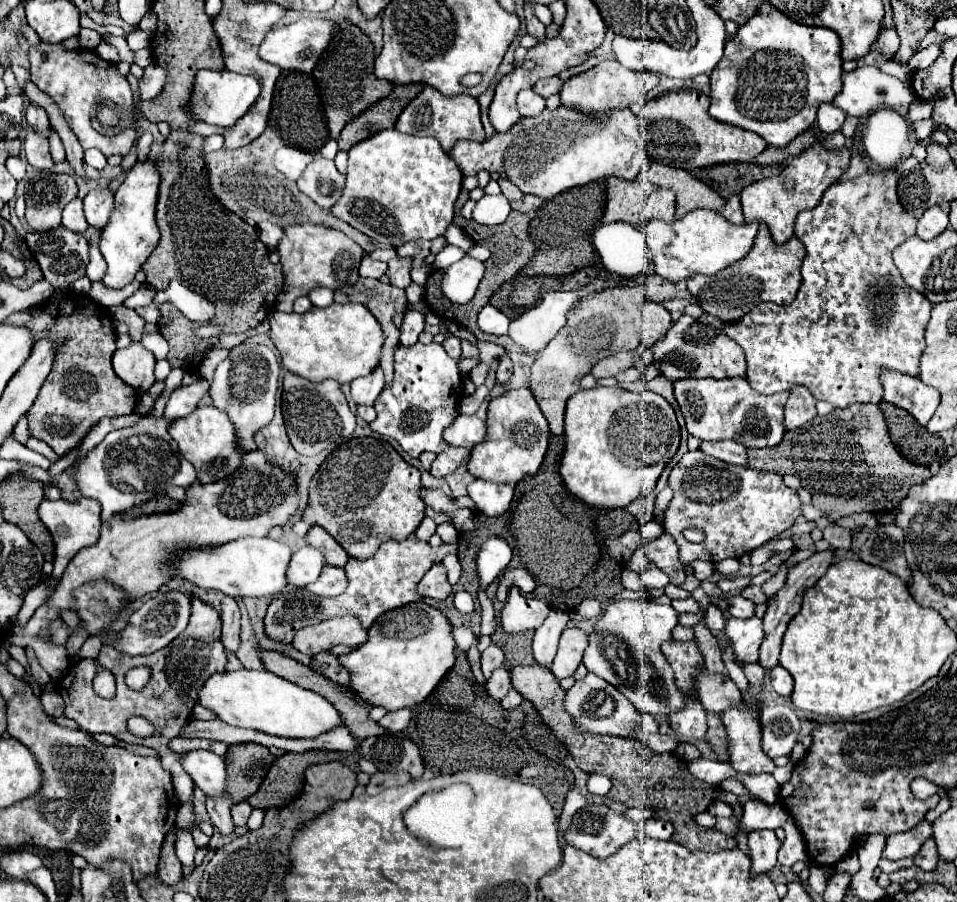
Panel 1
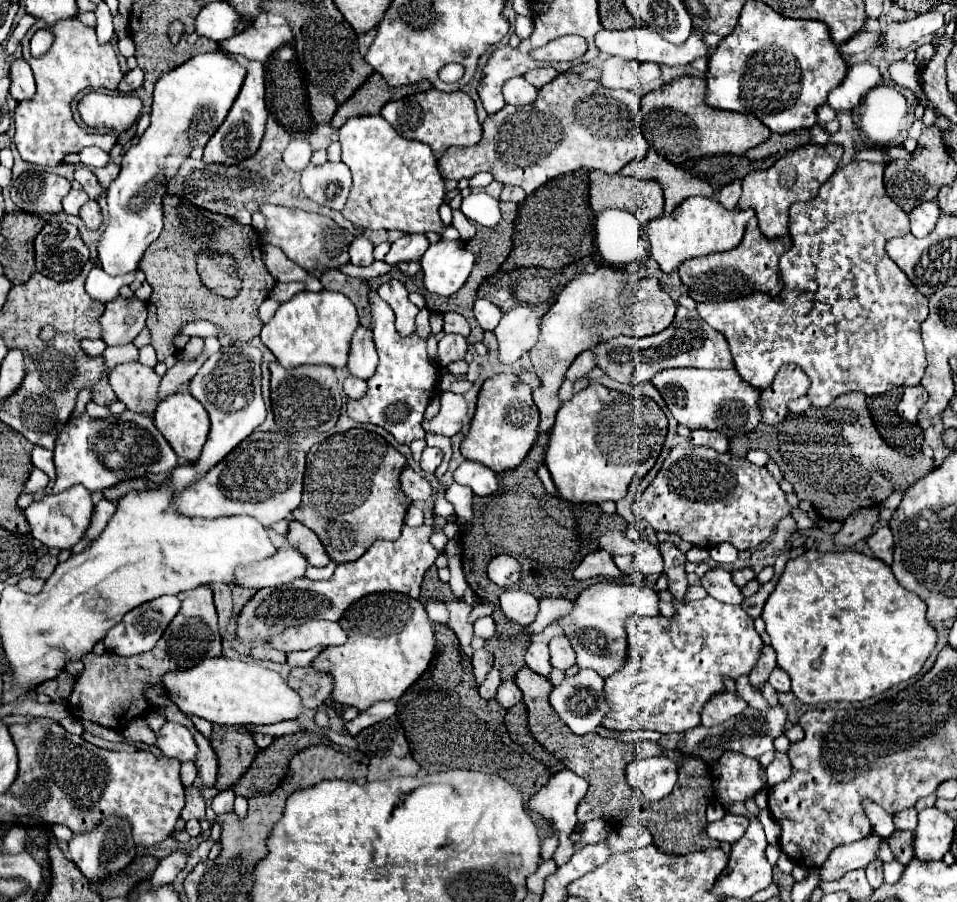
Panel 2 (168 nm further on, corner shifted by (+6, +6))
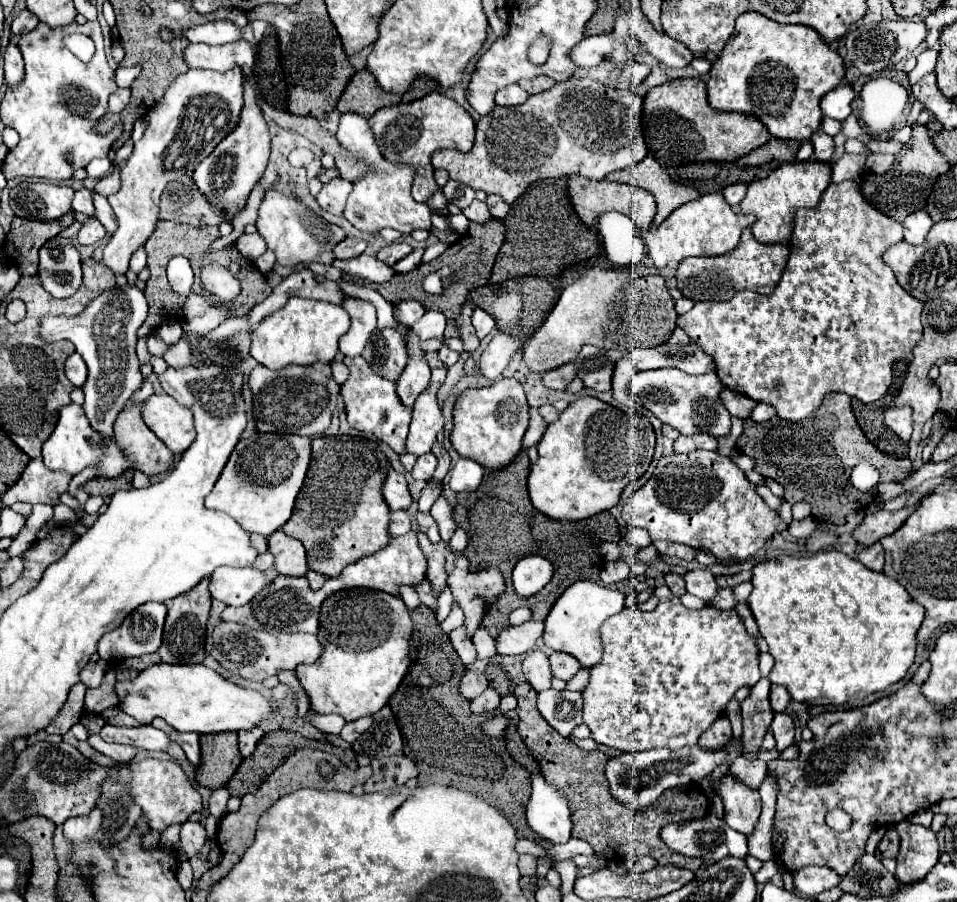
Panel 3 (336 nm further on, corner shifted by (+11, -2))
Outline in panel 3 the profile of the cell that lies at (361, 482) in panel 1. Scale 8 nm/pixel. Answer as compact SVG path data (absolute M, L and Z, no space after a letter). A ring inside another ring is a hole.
M321 436L313 440L313 454L305 484L295 500L293 516L283 524L283 532L291 538L297 538L307 550L307 566L325 578L337 578L341 570L359 558L371 556L373 552L389 544L389 506L383 500L381 486L387 472L387 458L381 452L377 442L351 436Z

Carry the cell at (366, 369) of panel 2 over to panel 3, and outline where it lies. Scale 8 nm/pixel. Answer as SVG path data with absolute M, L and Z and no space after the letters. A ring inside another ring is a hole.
M347 298L343 308L351 316L351 328L339 340L339 350L343 356L361 356L371 332L375 330L375 308L371 302L361 298Z

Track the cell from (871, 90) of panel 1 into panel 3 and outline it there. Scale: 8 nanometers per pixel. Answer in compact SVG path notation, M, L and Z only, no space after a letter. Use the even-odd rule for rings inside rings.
M839 84L835 90L827 92L821 100L821 110L823 116L833 118L833 120L845 120L851 114L851 102L855 94L849 84Z

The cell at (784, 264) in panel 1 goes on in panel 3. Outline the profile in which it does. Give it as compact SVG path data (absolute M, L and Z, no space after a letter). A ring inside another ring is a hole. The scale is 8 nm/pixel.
M745 230L739 246L733 252L713 258L685 258L677 268L677 288L685 298L699 300L729 300L737 290L753 290L759 294L771 294L777 286L783 268L789 258L789 246L763 244L753 238L751 230Z

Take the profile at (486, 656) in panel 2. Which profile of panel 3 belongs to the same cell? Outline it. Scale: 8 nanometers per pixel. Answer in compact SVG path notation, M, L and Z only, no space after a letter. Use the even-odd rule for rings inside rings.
M467 670L467 672L463 674L461 682L459 682L459 692L461 692L463 698L473 700L473 698L477 698L487 686L489 686L489 682L487 682L487 678L485 678L481 672L477 672L477 670Z

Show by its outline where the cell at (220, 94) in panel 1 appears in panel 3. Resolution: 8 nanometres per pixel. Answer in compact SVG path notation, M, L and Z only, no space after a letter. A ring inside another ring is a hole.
M241 68L227 72L187 70L175 78L163 98L161 104L151 108L149 126L121 170L121 190L109 196L119 228L103 250L103 262L113 272L125 274L131 254L153 234L159 214L159 196L165 184L187 172L189 164L193 164L195 170L195 166L207 158L233 128L237 128L243 108L243 72Z

